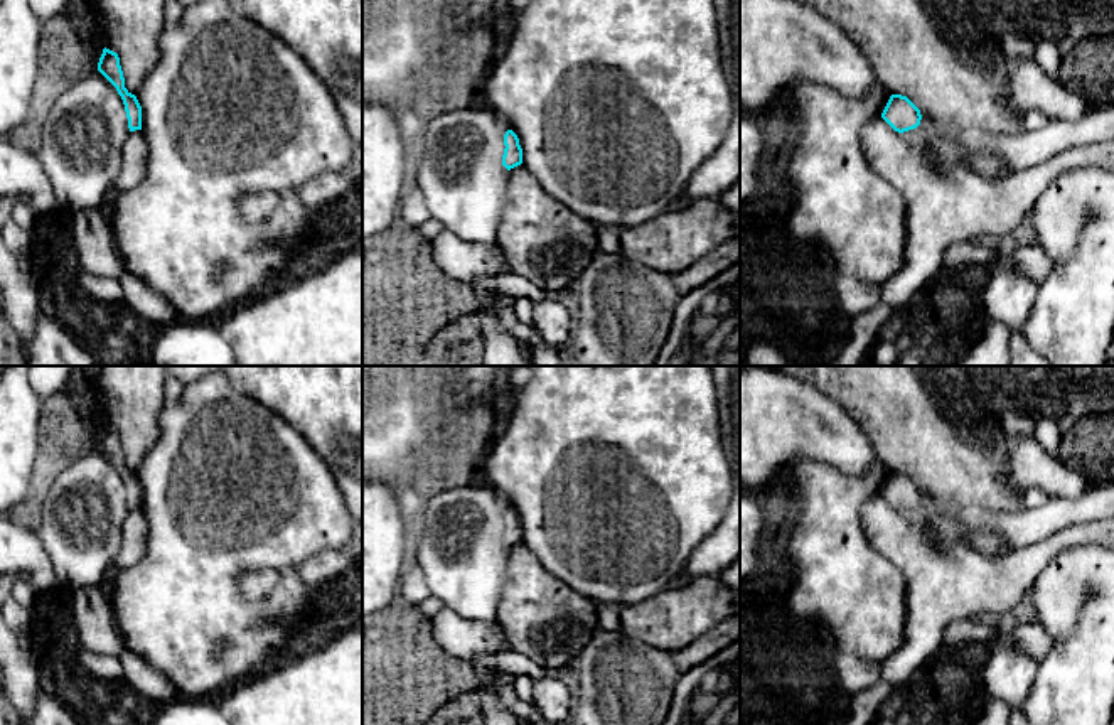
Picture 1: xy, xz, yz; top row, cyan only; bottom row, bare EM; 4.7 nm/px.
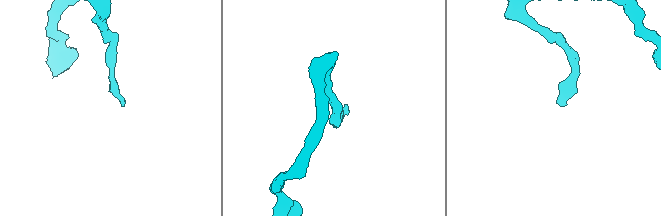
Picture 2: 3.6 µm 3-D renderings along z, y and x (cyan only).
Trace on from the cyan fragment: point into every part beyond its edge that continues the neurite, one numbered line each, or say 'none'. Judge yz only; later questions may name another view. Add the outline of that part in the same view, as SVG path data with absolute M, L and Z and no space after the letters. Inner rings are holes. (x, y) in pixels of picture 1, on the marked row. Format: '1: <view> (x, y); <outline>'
none

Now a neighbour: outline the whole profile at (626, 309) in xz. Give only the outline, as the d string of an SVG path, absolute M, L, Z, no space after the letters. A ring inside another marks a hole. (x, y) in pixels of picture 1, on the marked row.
M598 251L570 288L580 303L570 366L652 366L681 298L672 275Z

